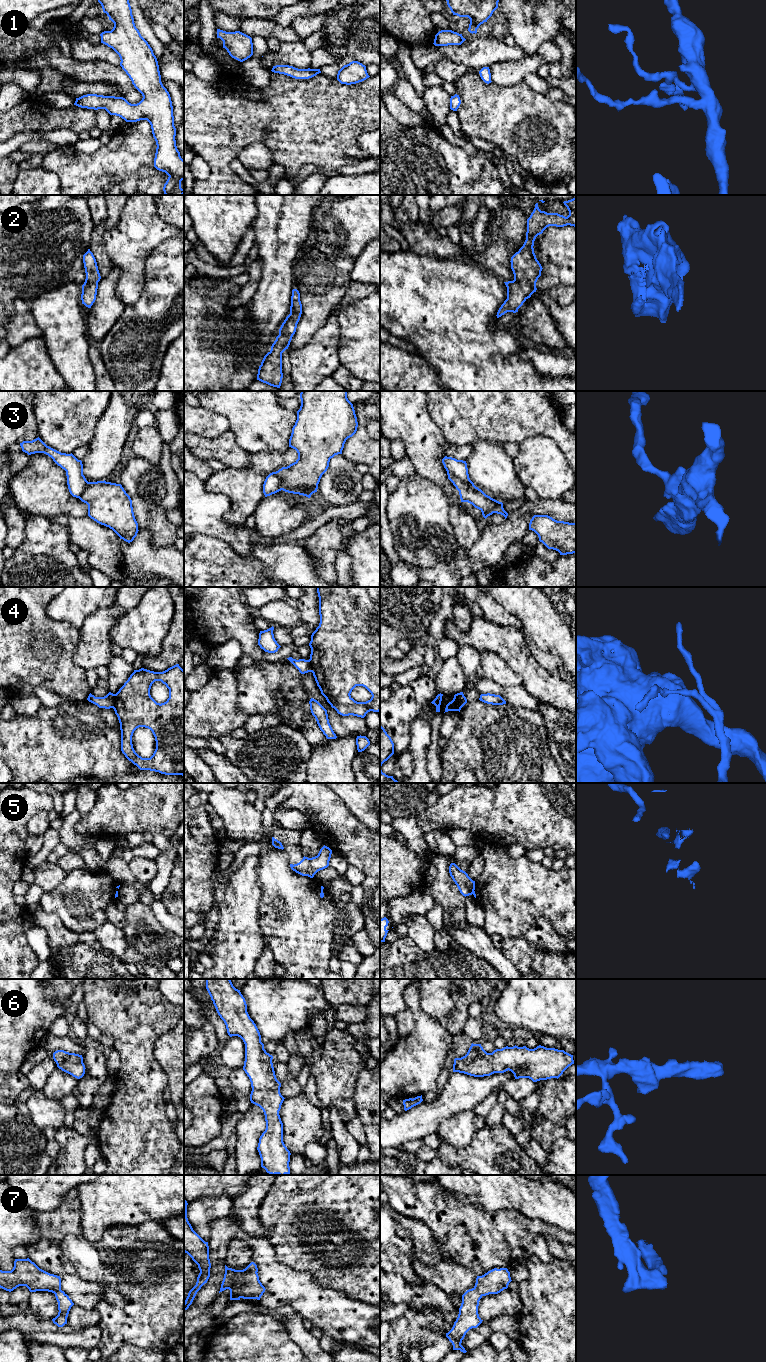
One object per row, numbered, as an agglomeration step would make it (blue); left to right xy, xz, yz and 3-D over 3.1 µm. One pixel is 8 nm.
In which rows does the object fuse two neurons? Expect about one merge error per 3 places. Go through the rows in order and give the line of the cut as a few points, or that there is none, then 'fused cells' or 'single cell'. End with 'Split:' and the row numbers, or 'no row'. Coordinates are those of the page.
1: cut none; single cell
2: cut none; single cell
3: cut yz (447, 472), (464, 483), (475, 487); fused cells
4: cut xy (115, 694), (112, 707); fused cells
5: cut yz (474, 891), (472, 893); fused cells
6: cut none; single cell
7: cut none; single cell
Split: 3, 4, 5

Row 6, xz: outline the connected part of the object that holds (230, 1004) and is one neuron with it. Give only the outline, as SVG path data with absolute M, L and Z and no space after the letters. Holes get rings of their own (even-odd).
M206 979L206 989L213 1001L216 1011L224 1021L230 1037L238 1036L245 1044L245 1061L243 1070L250 1079L252 1091L251 1103L259 1106L265 1115L266 1129L259 1138L257 1150L261 1158L261 1167L271 1175L290 1174L290 1151L283 1142L283 1123L279 1111L284 1101L280 1093L281 1083L277 1080L272 1059L261 1042L260 1032L247 1012L247 1004L240 990L236 989L230 979Z

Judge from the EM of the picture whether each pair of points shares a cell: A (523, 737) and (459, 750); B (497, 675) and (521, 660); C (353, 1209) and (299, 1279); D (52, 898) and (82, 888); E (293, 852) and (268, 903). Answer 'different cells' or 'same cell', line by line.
A: same cell
B: different cells
C: different cells
D: same cell
E: different cells

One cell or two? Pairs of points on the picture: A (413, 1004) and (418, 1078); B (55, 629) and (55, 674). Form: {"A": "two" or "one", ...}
{"A": "one", "B": "one"}

